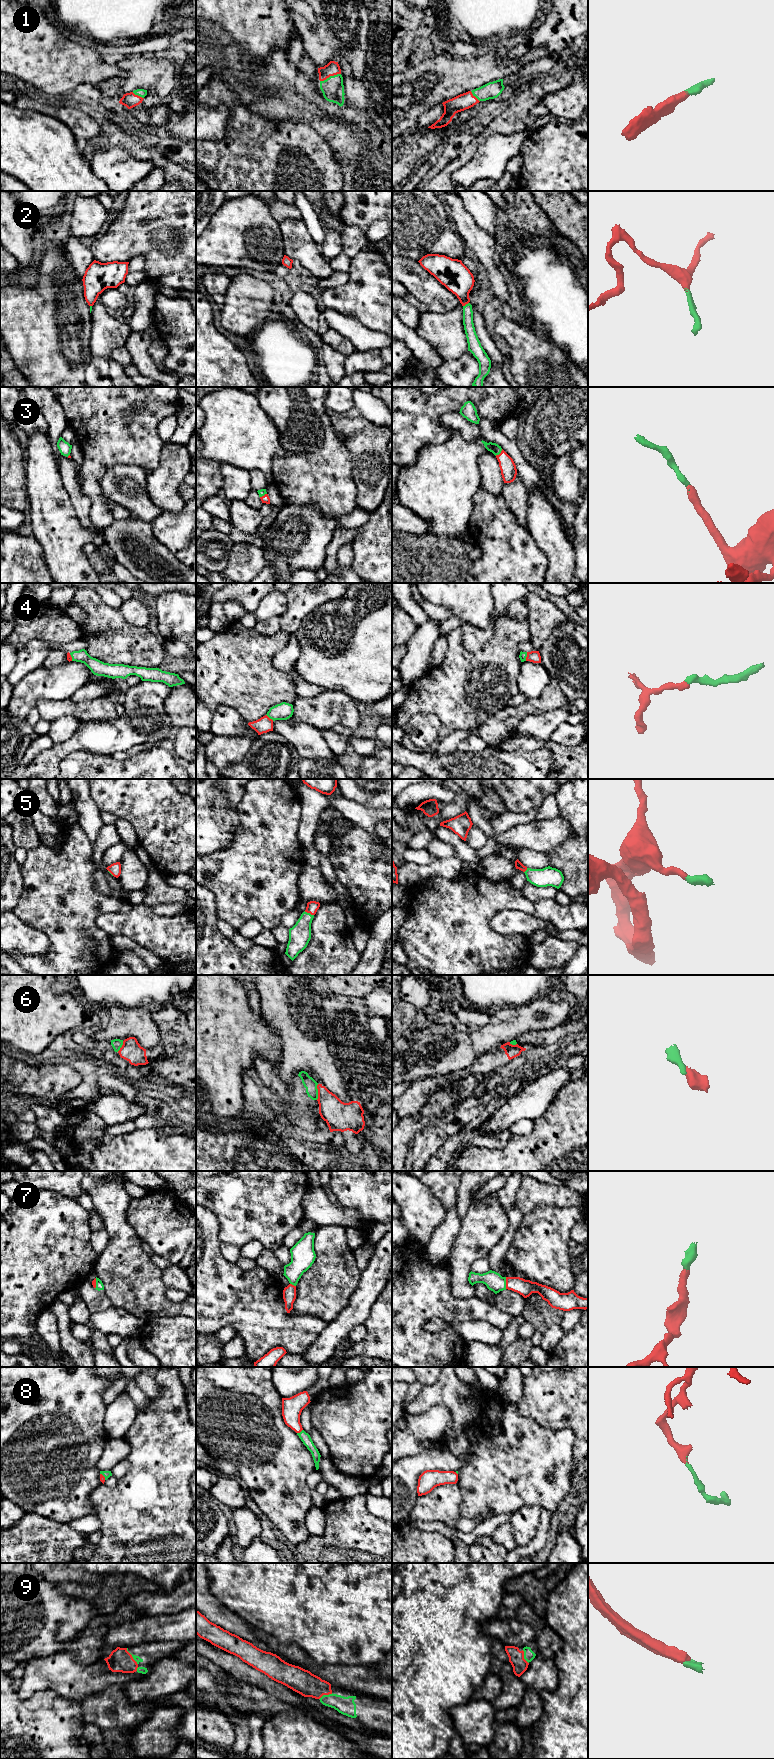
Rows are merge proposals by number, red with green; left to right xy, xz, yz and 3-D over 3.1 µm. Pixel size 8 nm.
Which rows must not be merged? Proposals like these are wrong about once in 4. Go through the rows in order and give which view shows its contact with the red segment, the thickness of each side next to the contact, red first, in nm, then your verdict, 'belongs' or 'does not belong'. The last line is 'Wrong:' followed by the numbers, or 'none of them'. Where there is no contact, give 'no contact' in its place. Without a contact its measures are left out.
1: contact in xz; calibres 110 and 180 nm; belongs
2: contact in yz; calibres 240 and 90 nm; belongs
3: contact in yz; calibres 130 and 80 nm; belongs
4: contact in yz; calibres 100 and 60 nm; belongs
5: contact in xz; calibres 90 and 180 nm; belongs
6: contact in xz; calibres 220 and 100 nm; does not belong
7: contact in yz; calibres 130 and 150 nm; belongs
8: contact in xz; calibres 160 and 80 nm; belongs
9: contact in xy; calibres 190 and 50 nm; belongs
Wrong: 6

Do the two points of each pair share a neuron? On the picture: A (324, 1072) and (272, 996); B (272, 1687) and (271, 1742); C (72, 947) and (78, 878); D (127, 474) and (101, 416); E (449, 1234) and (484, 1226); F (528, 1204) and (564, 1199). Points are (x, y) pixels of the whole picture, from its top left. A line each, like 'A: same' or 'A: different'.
A: same
B: different
C: same
D: different
E: different
F: same

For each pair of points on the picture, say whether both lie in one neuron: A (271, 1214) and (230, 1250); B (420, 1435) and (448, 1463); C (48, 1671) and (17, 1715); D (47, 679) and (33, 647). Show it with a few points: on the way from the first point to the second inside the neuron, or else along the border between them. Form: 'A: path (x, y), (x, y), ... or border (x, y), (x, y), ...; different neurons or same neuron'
A: border (220, 1241), (231, 1243), (239, 1248); different neurons
B: border (435, 1444), (417, 1454), (410, 1455); different neurons
C: border (53, 1691), (39, 1690), (26, 1699), (16, 1695); different neurons
D: border (41, 666), (29, 672), (21, 680); different neurons

